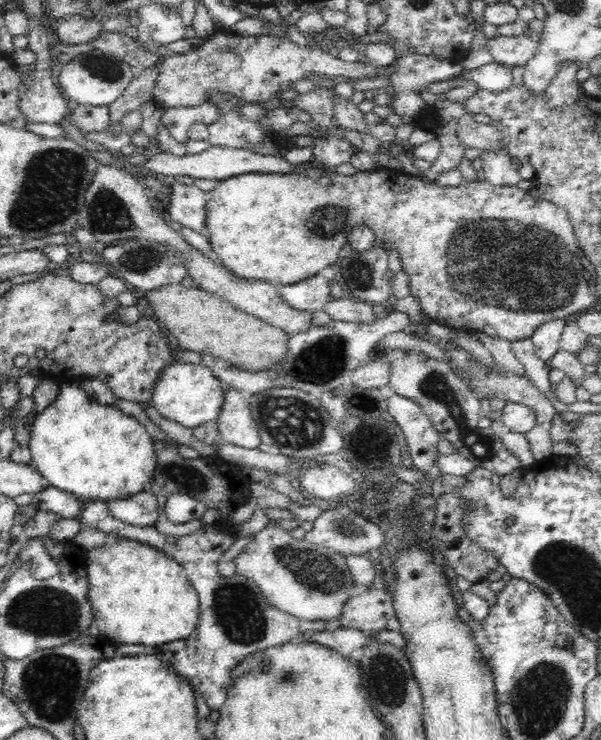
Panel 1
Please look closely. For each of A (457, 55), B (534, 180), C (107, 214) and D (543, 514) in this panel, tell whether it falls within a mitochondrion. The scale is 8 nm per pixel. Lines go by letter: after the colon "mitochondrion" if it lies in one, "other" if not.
A: other
B: other
C: mitochondrion
D: other

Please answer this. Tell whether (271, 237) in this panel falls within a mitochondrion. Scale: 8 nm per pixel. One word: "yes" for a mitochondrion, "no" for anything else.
no

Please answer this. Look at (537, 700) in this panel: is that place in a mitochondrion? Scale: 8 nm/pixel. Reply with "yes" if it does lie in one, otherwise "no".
yes

